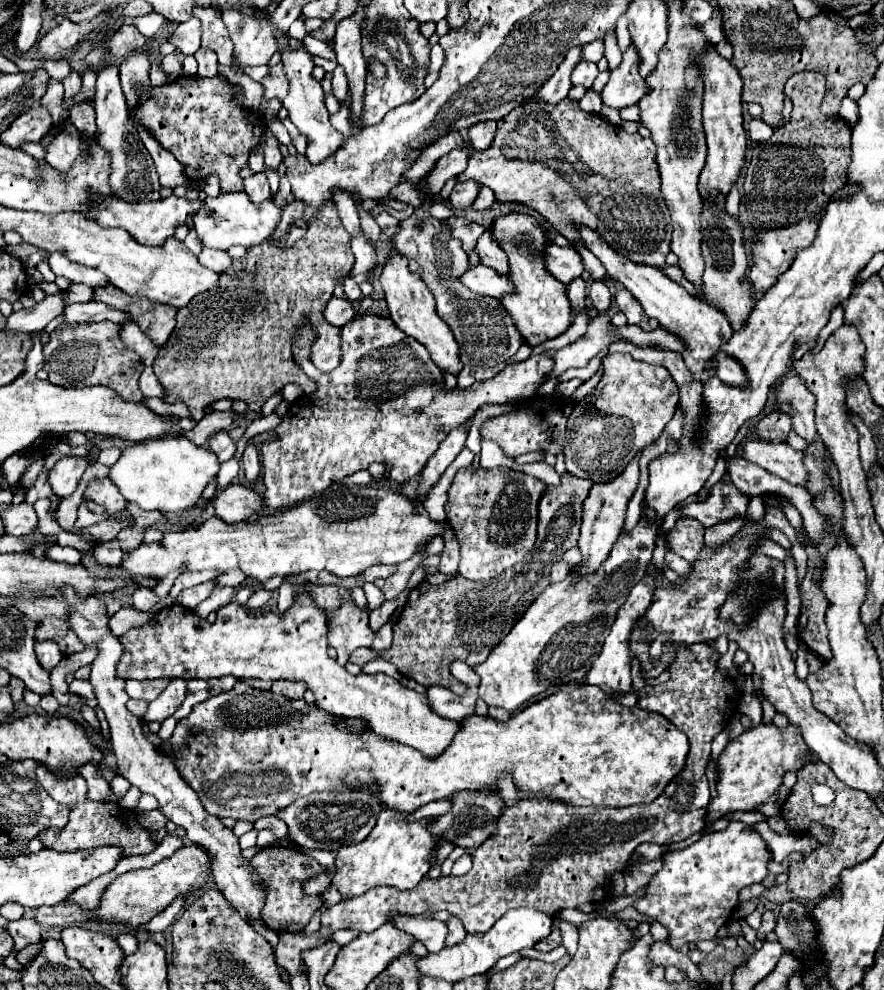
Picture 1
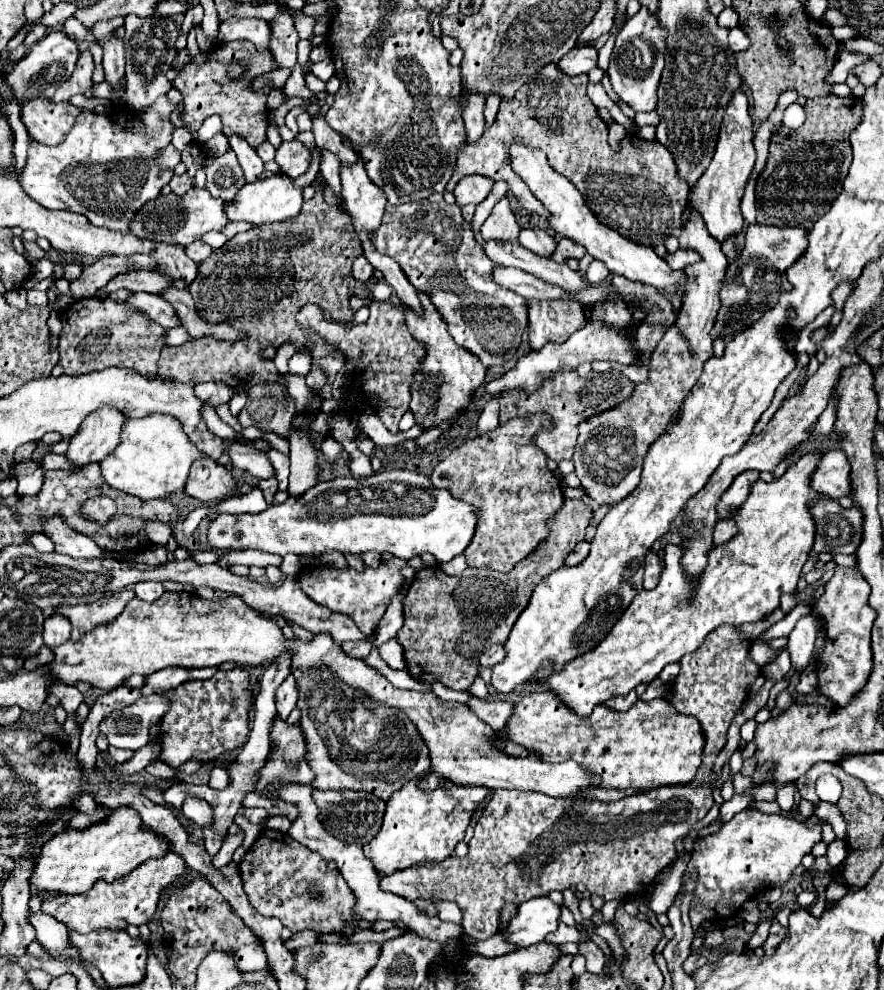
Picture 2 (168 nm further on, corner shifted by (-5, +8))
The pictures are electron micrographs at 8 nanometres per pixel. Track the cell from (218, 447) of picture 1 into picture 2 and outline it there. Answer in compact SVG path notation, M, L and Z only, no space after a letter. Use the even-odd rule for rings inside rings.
M229 442L227 452L229 452L231 462L233 462L235 468L245 470L245 472L249 472L251 476L255 476L259 480L267 480L267 478L275 476L275 470L273 470L265 452L259 452L253 446L239 444L239 442Z

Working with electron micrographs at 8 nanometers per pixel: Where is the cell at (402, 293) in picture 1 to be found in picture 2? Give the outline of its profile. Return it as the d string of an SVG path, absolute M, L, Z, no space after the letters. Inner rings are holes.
M421 294L421 302L425 302L425 318L417 318L413 310L405 310L405 320L411 336L427 350L423 364L413 372L409 410L415 414L417 424L421 424L423 428L433 428L441 422L455 420L461 412L469 408L473 394L483 386L487 378L487 368L479 362L475 354L461 350L461 346L453 342L453 336L447 332L445 322L441 322L441 314L435 314L427 294Z

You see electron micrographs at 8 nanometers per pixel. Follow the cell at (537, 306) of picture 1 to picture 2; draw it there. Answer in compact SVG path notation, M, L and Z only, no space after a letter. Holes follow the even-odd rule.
M529 302L531 350L541 350L547 342L565 342L581 326L585 326L585 312L579 302Z

